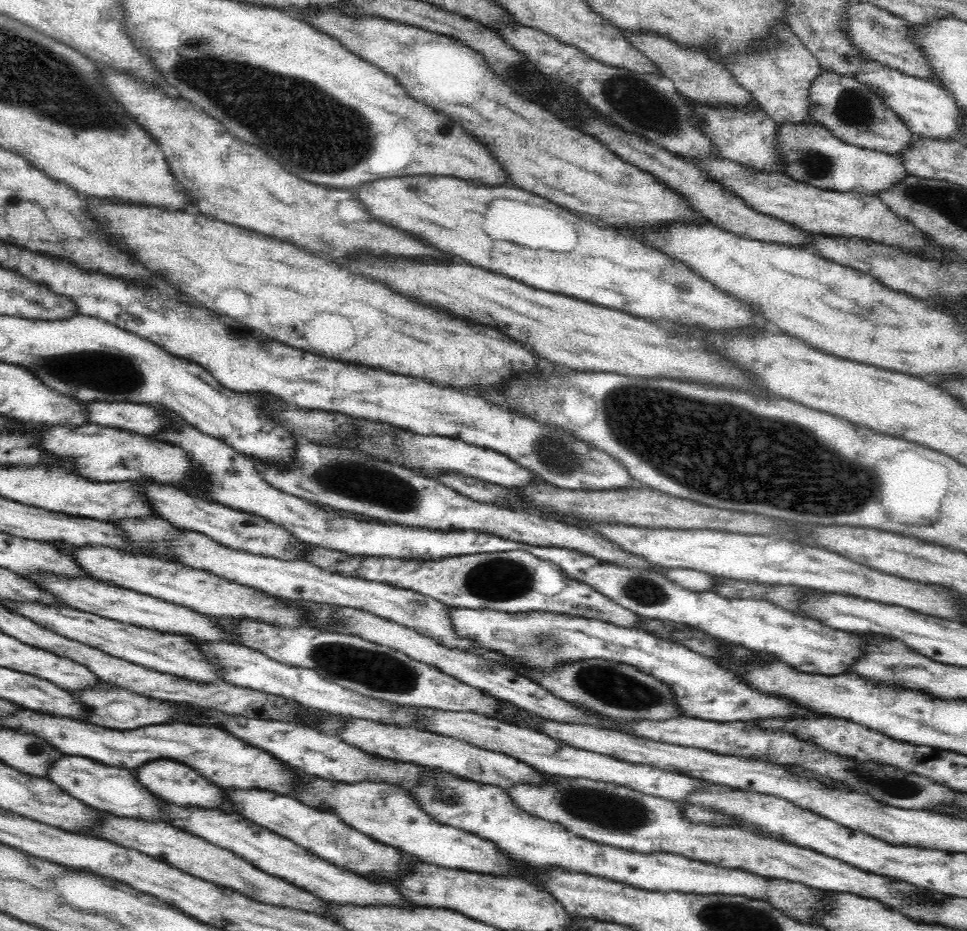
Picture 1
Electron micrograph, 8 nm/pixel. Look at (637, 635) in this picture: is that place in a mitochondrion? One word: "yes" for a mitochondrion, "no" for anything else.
no

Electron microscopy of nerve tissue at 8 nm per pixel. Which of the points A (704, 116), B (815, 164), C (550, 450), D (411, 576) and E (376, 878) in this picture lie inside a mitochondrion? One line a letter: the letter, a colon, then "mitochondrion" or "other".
A: mitochondrion
B: mitochondrion
C: mitochondrion
D: other
E: other

